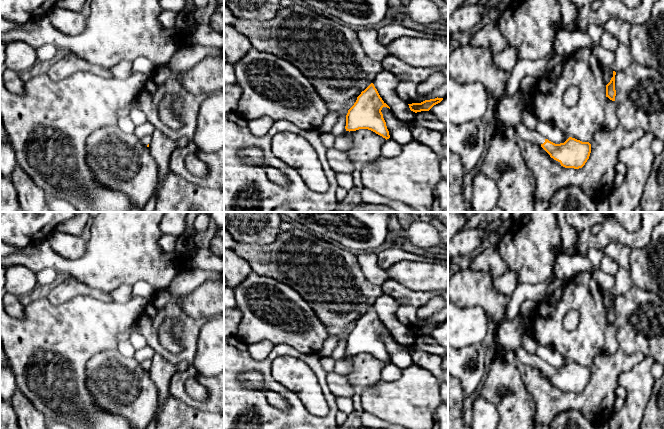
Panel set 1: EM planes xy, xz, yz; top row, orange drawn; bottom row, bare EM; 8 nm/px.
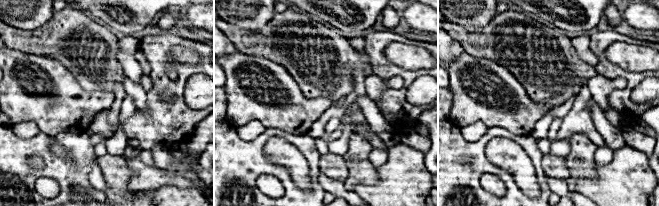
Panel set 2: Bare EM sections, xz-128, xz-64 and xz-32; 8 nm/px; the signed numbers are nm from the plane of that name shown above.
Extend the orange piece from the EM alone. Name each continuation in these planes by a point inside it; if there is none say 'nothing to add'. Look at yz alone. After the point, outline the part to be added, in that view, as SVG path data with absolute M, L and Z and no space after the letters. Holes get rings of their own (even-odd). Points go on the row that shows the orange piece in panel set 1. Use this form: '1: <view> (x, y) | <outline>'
1: yz (524, 133) | M519 123L515 126L515 131L519 138L524 141L529 141L534 144L541 145L545 142L545 137L538 132L528 129L523 123Z

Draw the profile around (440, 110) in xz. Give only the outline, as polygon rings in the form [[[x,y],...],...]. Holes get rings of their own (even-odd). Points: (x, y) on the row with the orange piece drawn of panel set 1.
[[[448,96],[444,97],[440,103],[434,105],[429,111],[448,126]]]

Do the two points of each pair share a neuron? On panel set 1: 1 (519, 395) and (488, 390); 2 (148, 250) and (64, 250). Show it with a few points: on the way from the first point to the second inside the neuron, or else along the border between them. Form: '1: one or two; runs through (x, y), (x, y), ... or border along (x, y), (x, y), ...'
1: one; runs through (511, 387), (509, 385), (496, 385)
2: two; border along (87, 241), (81, 256), (63, 258)

